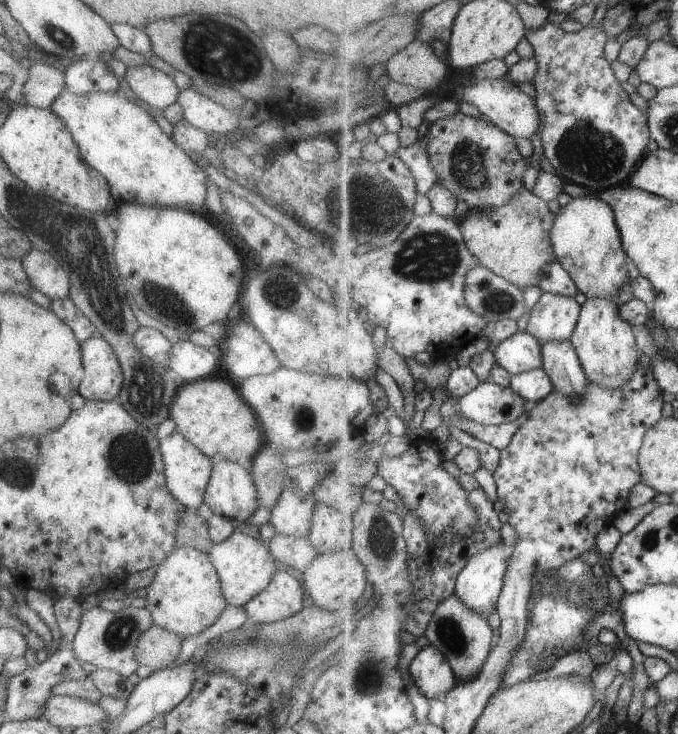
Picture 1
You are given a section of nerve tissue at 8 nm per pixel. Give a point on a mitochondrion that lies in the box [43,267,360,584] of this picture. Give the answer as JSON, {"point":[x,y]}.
{"point":[130,456]}

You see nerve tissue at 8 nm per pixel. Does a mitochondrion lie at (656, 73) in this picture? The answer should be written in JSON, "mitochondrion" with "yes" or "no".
{"mitochondrion":"no"}

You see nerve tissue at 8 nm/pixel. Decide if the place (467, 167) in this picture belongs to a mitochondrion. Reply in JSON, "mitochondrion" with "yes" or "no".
{"mitochondrion":"yes"}

